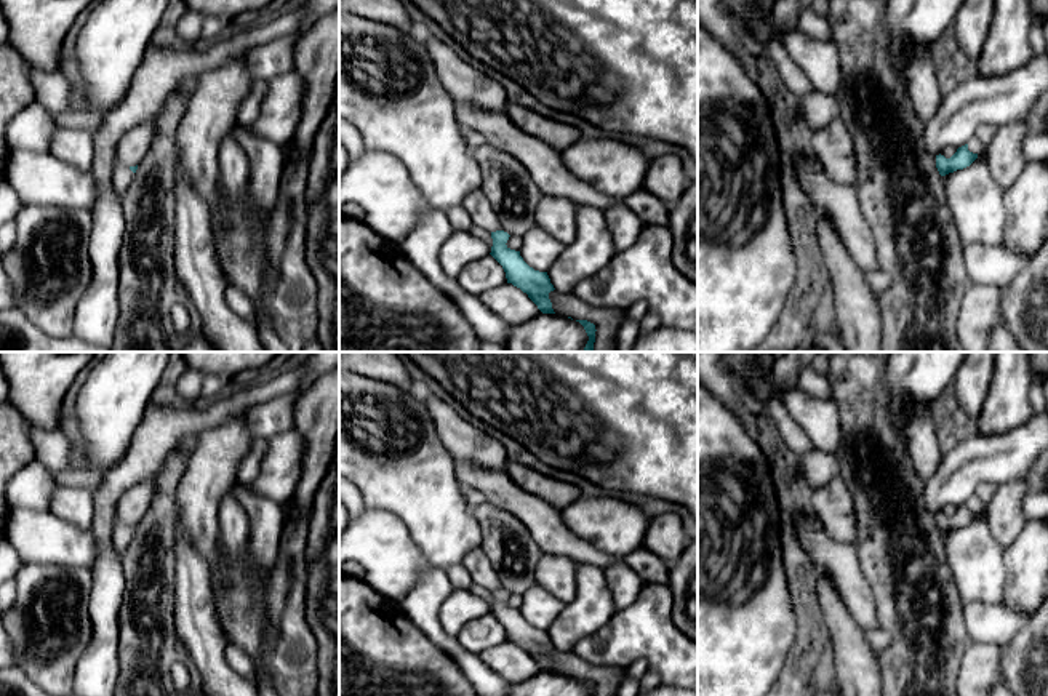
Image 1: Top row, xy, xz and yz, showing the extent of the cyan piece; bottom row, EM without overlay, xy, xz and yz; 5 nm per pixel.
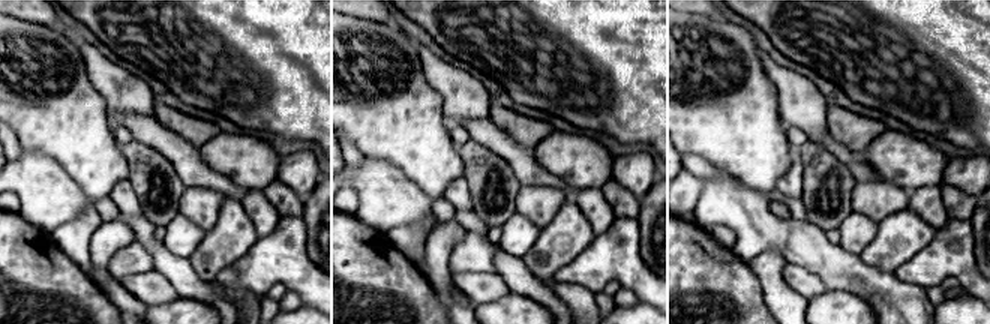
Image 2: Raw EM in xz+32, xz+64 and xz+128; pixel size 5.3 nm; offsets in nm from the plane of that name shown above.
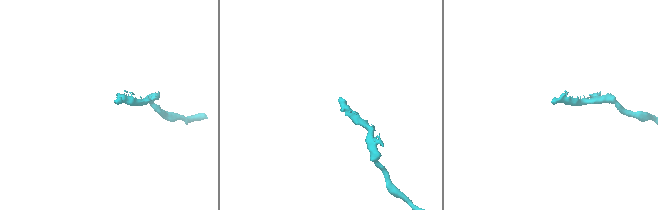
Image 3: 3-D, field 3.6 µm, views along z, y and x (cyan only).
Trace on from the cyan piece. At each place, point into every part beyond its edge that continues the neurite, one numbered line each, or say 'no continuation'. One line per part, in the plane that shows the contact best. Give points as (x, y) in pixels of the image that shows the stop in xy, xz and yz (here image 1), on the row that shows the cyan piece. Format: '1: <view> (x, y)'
1: xy (122, 176)

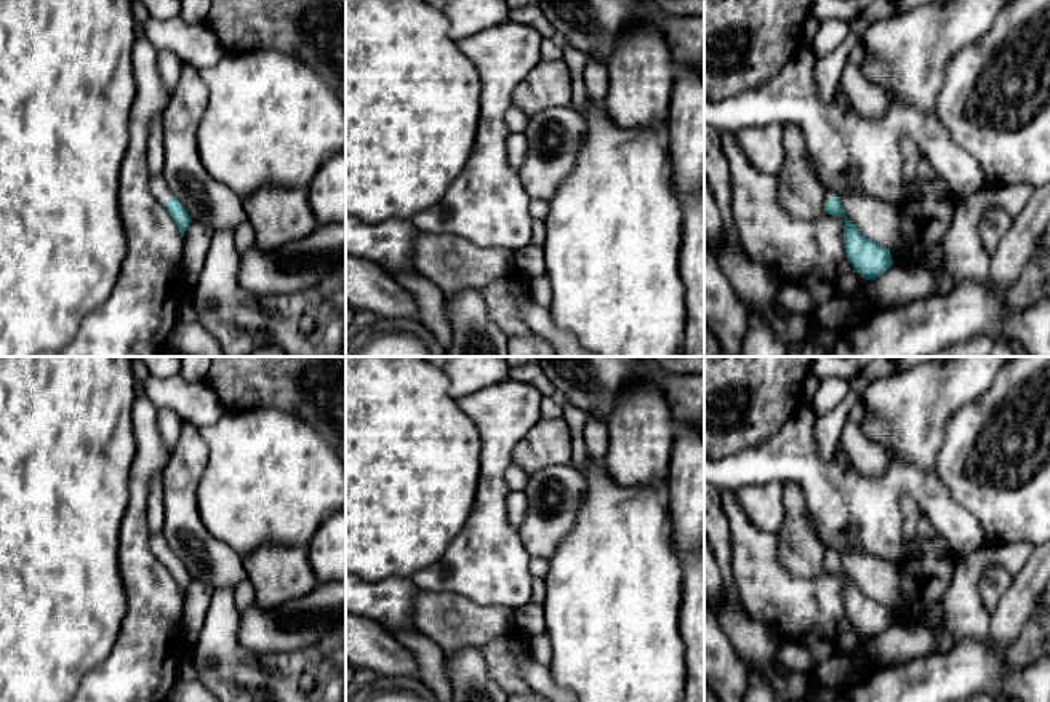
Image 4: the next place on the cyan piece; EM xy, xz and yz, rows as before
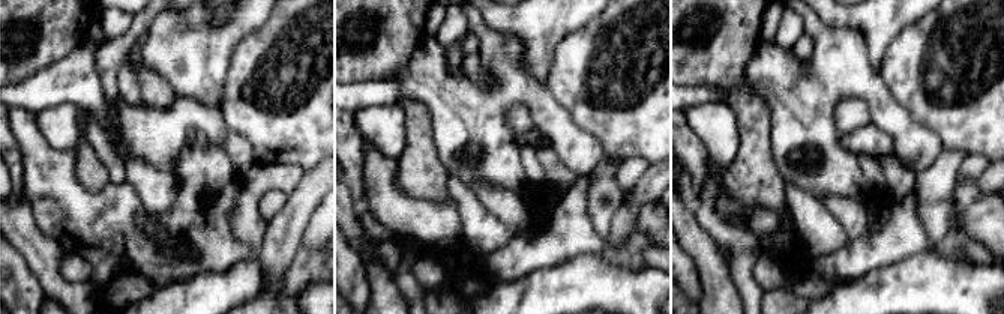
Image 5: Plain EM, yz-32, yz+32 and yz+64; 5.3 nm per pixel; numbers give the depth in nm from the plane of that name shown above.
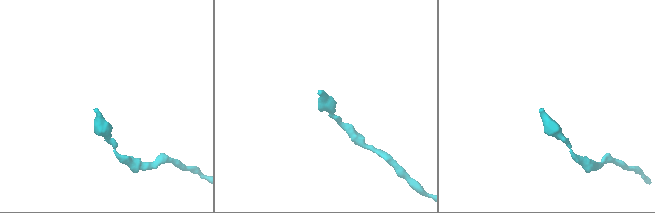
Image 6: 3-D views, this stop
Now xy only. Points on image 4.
1: xy (157, 184)

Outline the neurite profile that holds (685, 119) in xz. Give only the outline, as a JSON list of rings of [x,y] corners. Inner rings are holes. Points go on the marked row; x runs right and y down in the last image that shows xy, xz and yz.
[[[688,67],[675,70],[666,130],[674,189],[683,205],[695,192],[704,192],[704,80]]]

